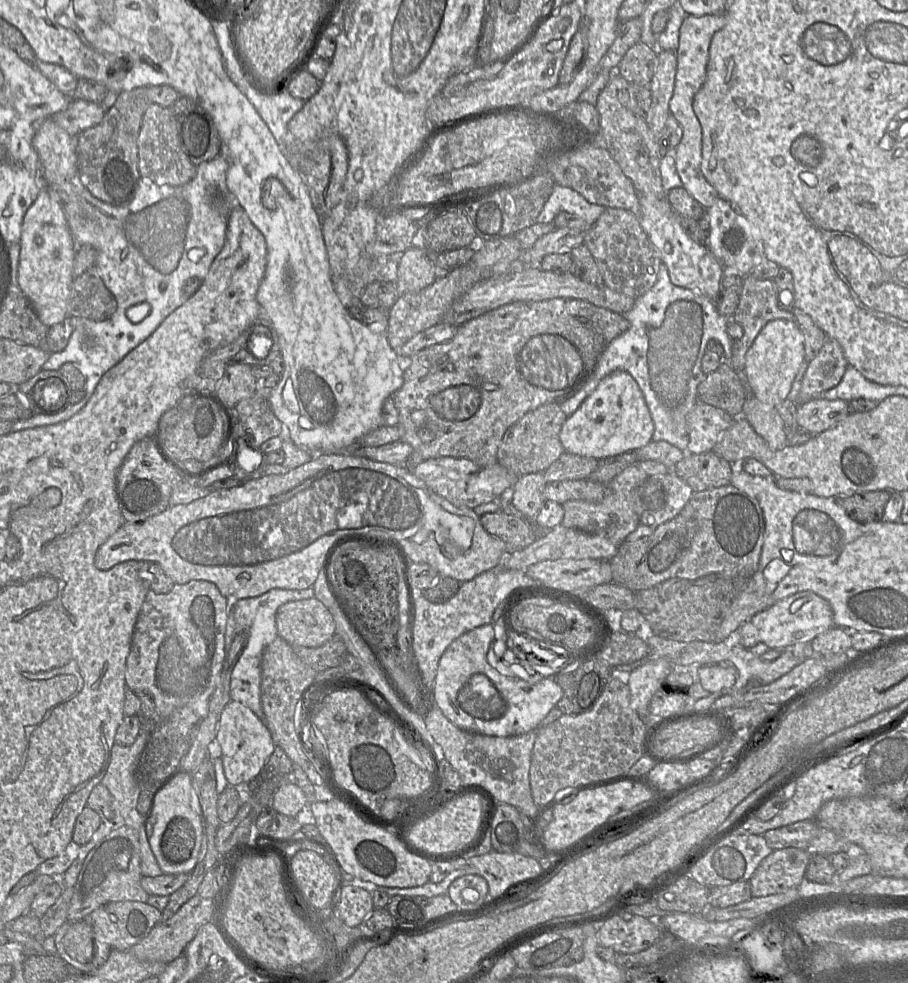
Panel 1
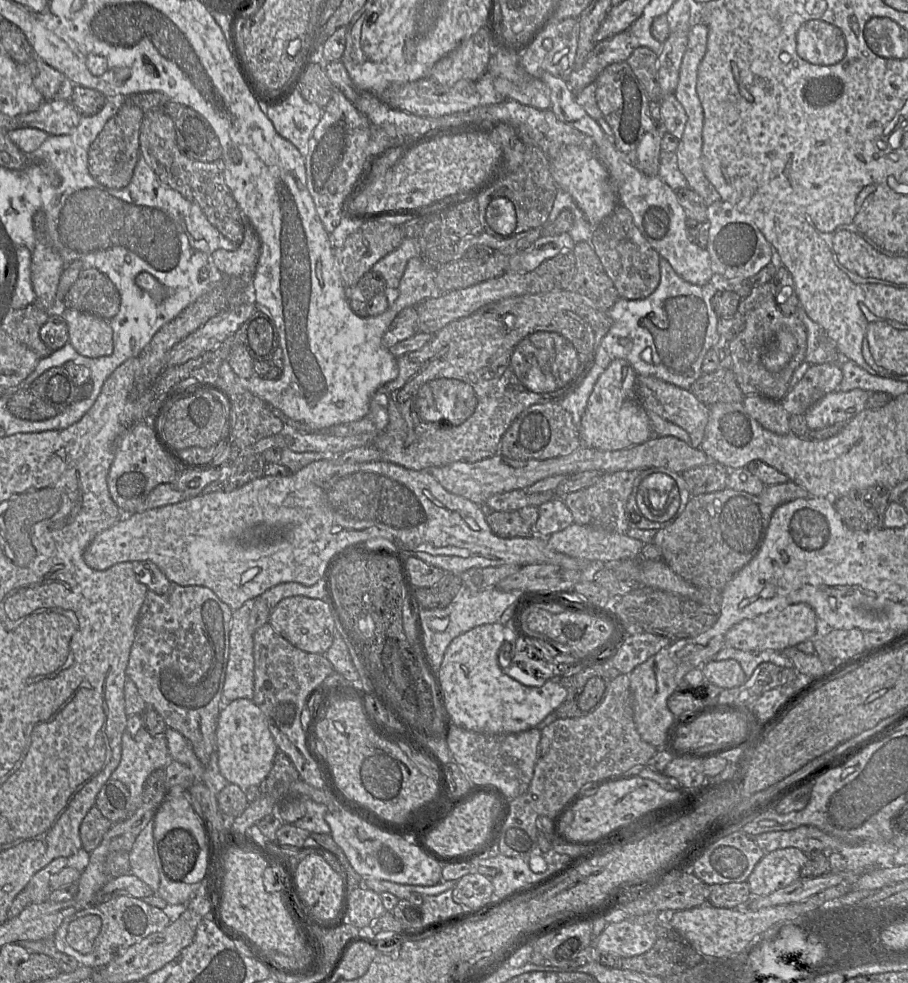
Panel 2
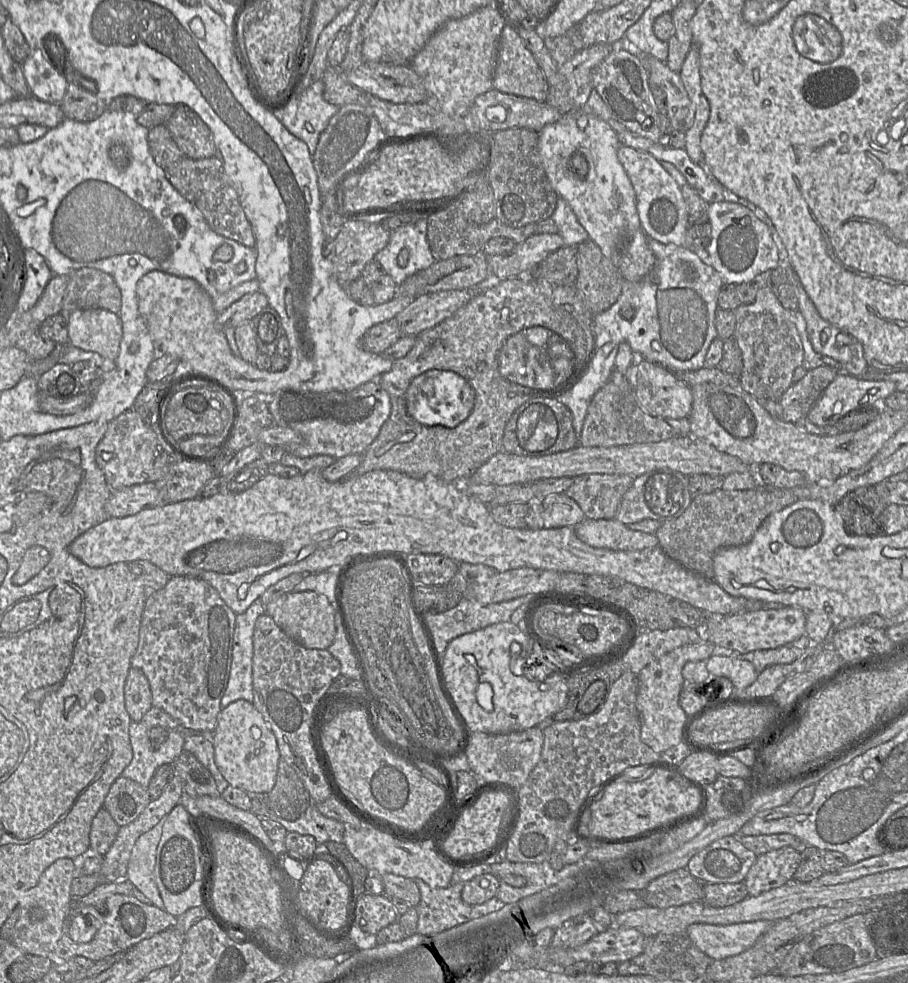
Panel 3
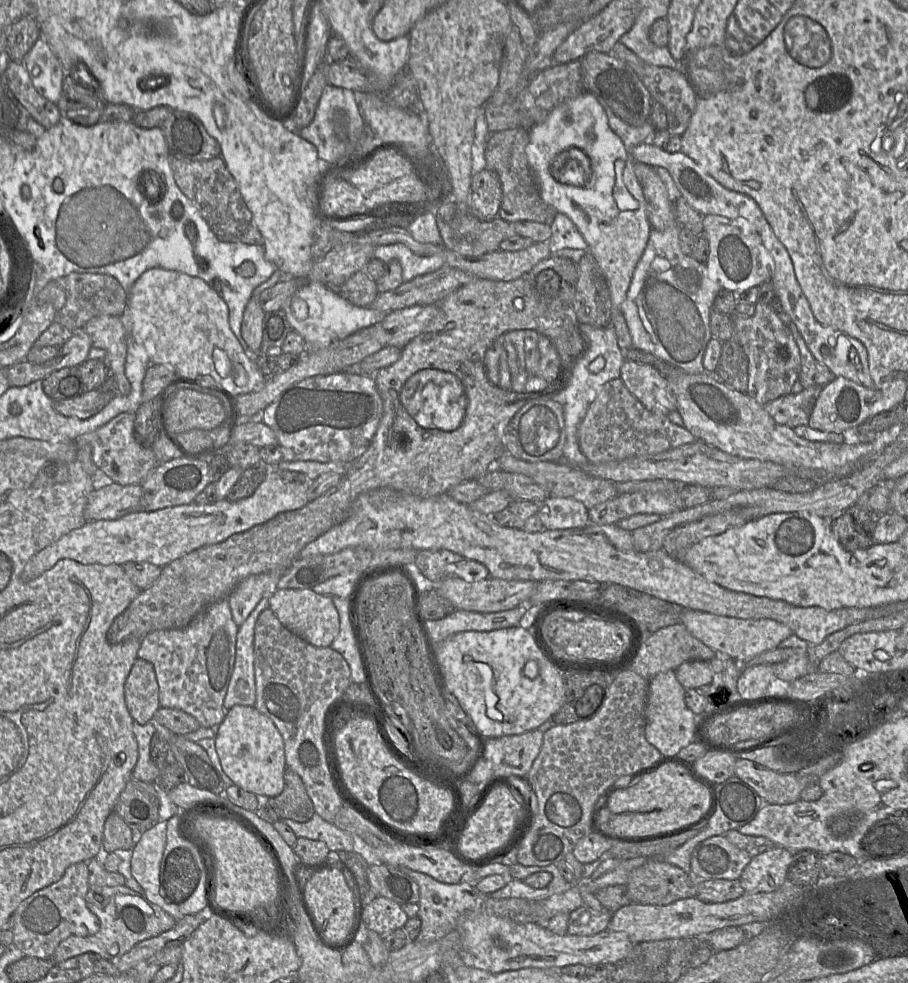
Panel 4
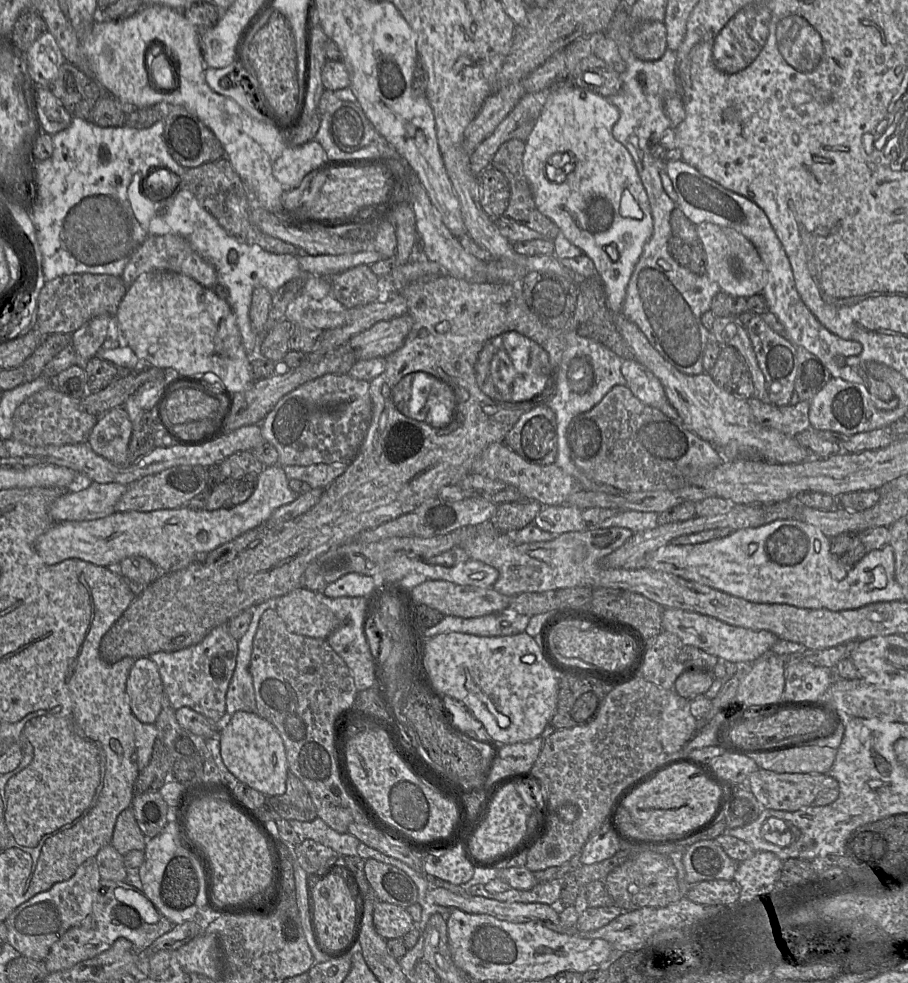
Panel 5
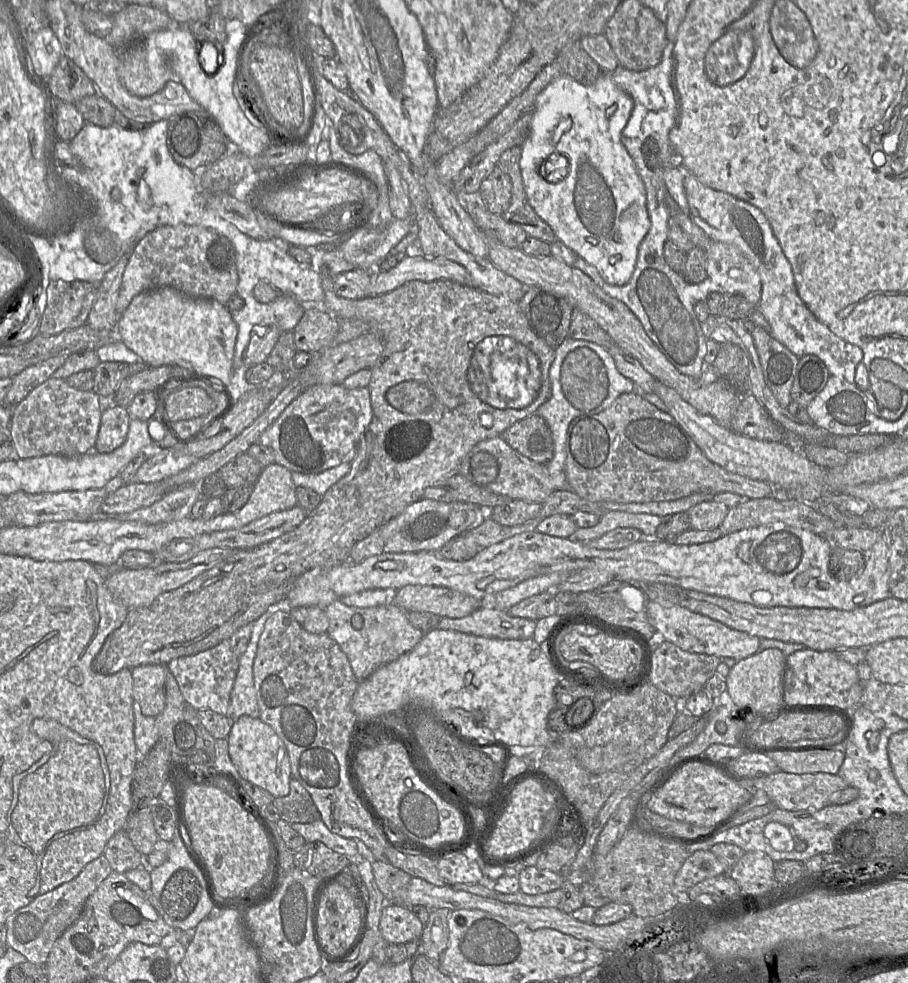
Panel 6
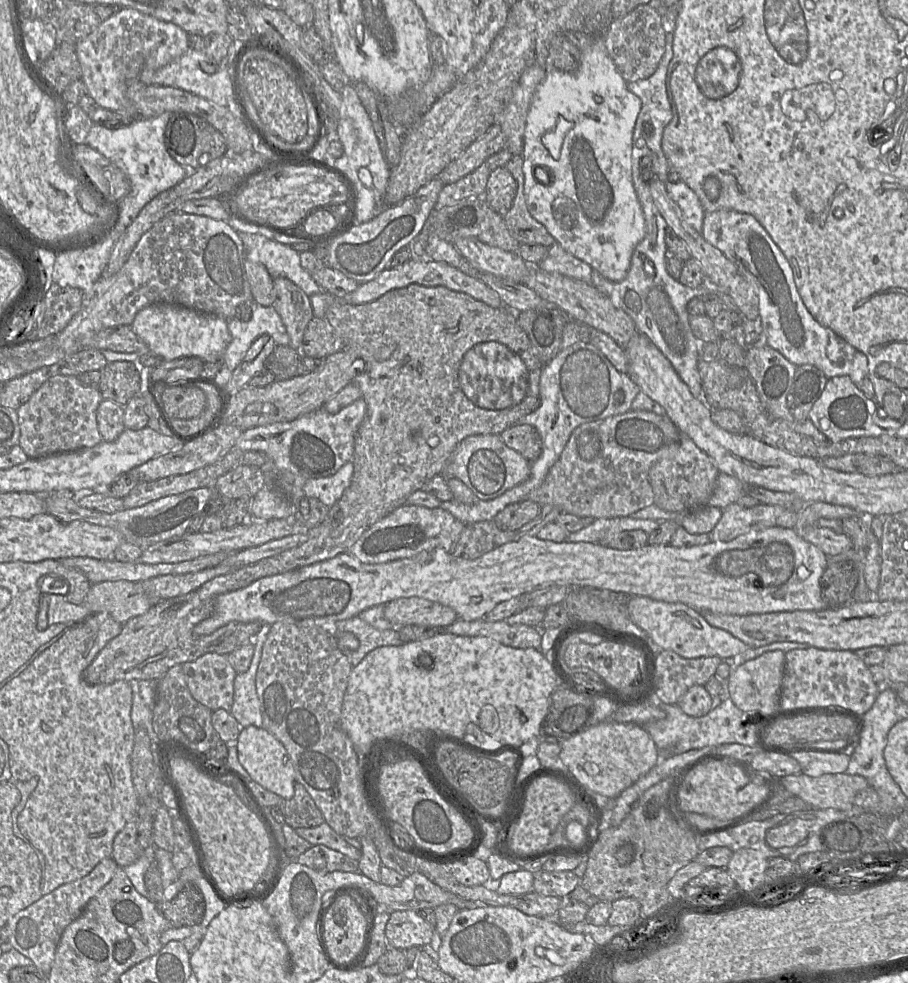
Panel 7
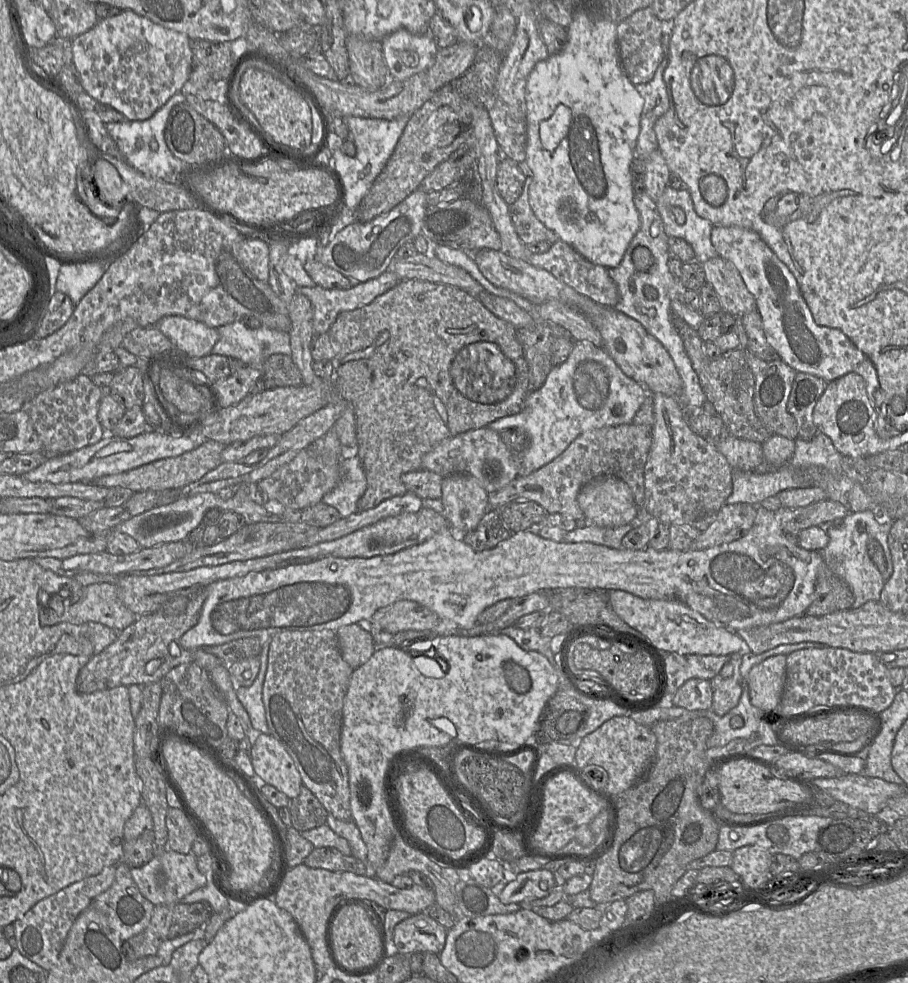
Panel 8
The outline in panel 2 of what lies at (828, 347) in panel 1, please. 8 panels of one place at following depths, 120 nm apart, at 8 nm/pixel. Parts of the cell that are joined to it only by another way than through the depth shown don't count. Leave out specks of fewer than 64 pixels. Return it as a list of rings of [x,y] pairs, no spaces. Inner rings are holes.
[[[838,363],[810,365],[800,382],[782,399],[782,406],[789,415],[804,415],[823,397],[838,390],[842,379]]]

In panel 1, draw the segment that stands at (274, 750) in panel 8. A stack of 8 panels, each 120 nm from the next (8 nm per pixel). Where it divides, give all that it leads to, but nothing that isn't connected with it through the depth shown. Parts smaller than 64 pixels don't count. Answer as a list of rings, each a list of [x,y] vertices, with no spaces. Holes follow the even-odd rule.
[[[231,700],[224,708],[216,735],[222,750],[224,773],[229,786],[244,787],[257,777],[275,749],[270,730],[247,706]]]

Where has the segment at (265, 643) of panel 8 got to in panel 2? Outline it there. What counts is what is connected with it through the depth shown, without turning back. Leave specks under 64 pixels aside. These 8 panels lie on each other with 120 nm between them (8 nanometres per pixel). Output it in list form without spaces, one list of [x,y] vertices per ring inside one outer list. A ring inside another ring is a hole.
[[[248,600],[232,614],[223,686],[223,696],[230,702],[240,698],[253,700],[254,697],[254,632],[249,630],[253,607],[254,600]]]

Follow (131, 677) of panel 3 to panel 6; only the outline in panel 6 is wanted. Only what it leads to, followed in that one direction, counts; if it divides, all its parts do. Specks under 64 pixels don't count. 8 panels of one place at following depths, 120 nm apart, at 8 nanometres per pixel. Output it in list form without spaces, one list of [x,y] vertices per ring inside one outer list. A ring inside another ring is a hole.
[[[148,664],[131,670],[133,699],[143,715],[158,717],[165,708],[166,665]]]

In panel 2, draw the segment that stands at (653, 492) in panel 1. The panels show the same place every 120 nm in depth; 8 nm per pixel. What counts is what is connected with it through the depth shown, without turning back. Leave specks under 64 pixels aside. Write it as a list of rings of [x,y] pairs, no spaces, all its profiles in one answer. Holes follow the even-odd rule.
[[[665,468],[641,470],[627,500],[628,523],[632,528],[659,530],[674,523],[692,495],[682,475]]]

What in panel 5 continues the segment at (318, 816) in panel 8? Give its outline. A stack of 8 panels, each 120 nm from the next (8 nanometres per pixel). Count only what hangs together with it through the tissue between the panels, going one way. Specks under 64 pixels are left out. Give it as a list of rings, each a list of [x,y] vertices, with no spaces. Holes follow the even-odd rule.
[[[290,771],[287,773],[285,793],[267,797],[266,804],[270,804],[280,818],[287,821],[311,822],[318,817],[305,786]]]

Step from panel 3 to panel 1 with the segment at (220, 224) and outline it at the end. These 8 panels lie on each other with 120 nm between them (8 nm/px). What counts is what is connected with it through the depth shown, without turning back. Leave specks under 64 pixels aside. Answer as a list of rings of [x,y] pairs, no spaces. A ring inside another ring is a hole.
[[[150,104],[146,109],[137,140],[138,169],[142,178],[148,178],[157,185],[182,186],[196,175],[197,166],[192,164],[181,150],[178,140],[176,116],[170,108]]]

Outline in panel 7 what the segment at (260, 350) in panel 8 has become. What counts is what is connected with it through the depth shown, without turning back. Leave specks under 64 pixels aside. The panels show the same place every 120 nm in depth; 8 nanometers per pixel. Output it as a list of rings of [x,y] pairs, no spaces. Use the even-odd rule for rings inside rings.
[[[254,299],[250,301],[252,317],[248,321],[228,318],[227,325],[232,339],[222,357],[221,380],[245,358],[252,343],[262,335],[269,335],[278,346],[290,344],[290,337],[281,320],[280,315],[271,306],[262,306]]]

